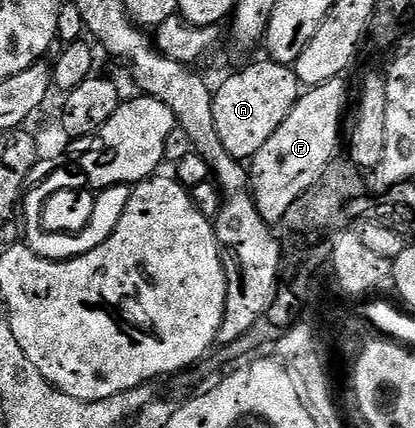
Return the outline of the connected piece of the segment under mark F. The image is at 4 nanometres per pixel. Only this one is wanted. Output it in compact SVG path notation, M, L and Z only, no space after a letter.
M343 79L331 80L320 84L317 88L308 88L290 110L286 122L274 130L270 142L258 150L258 154L250 161L250 191L252 201L258 206L258 214L269 222L283 220L286 210L298 202L298 198L306 190L310 190L320 180L321 174L333 163L336 143L340 140L340 115L344 112L344 83Z

